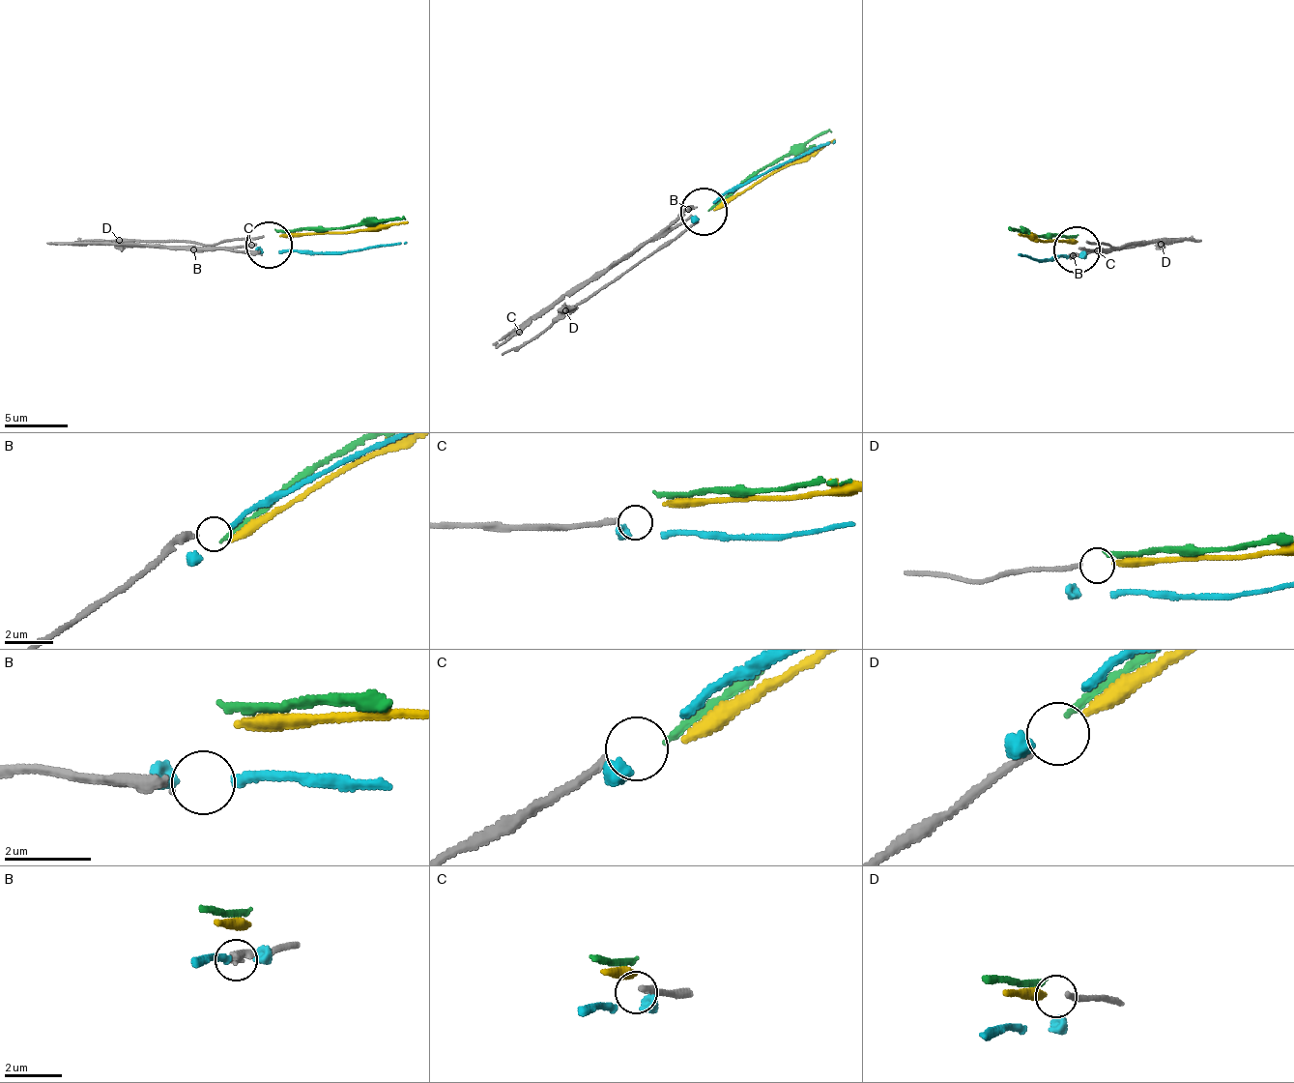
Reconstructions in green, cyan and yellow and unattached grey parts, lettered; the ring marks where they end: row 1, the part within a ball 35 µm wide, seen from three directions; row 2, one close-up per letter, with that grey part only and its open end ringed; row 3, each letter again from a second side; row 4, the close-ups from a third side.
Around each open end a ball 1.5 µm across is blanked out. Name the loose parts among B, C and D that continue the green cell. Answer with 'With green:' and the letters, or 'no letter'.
With green: no letter

